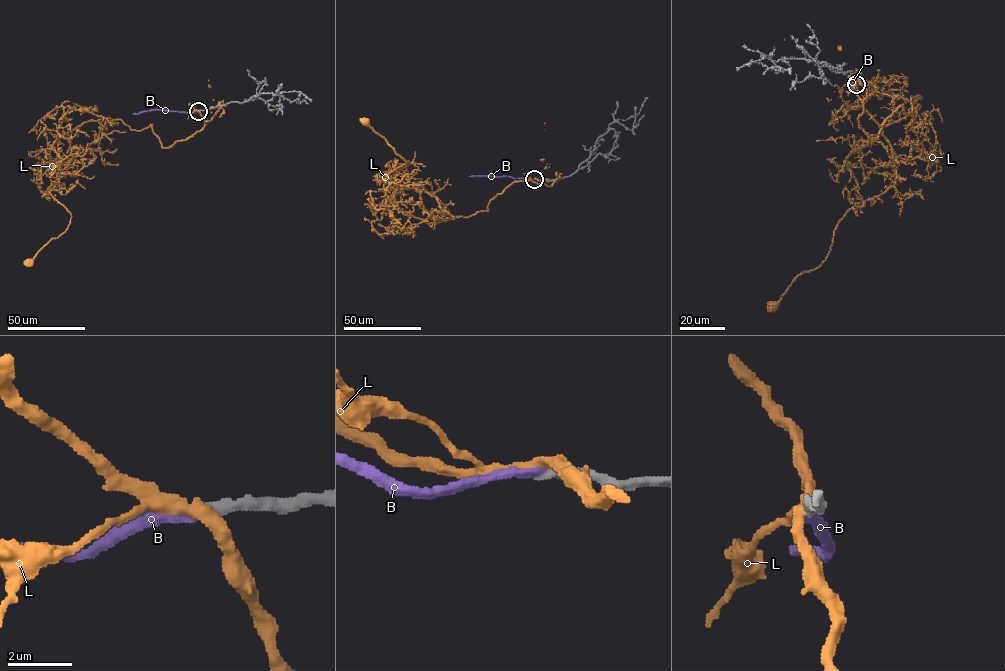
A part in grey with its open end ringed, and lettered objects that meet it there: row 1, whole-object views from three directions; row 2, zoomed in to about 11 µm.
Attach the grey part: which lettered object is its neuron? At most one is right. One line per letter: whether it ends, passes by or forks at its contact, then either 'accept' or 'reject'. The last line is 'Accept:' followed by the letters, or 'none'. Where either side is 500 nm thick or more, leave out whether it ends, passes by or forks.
B: it ends; accept
L: it passes by; reject
Accept: B

